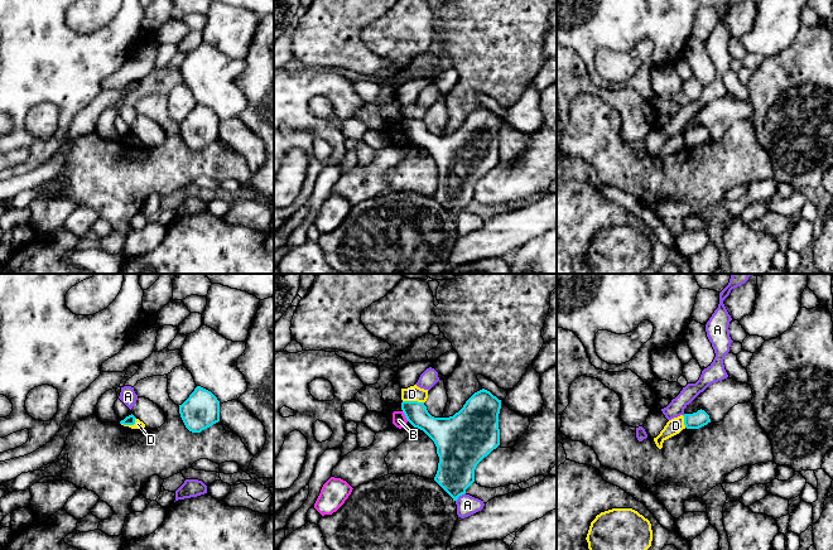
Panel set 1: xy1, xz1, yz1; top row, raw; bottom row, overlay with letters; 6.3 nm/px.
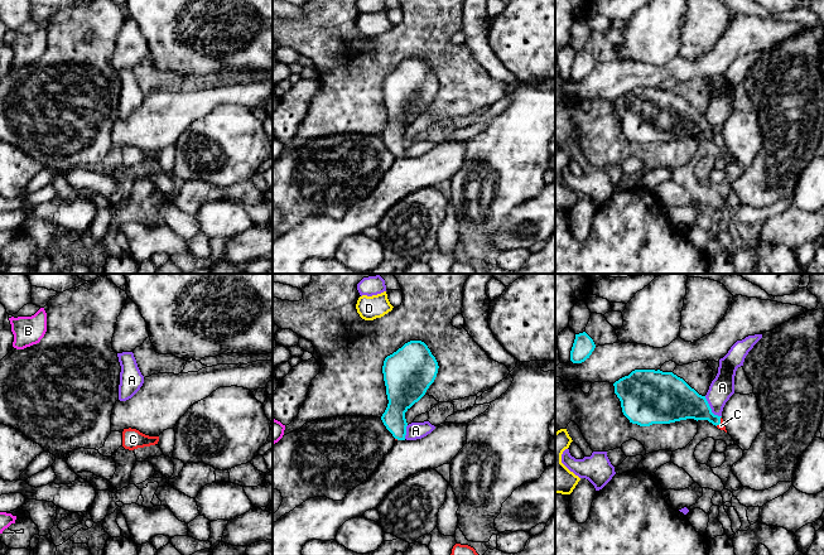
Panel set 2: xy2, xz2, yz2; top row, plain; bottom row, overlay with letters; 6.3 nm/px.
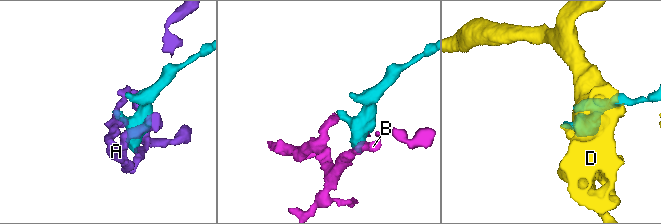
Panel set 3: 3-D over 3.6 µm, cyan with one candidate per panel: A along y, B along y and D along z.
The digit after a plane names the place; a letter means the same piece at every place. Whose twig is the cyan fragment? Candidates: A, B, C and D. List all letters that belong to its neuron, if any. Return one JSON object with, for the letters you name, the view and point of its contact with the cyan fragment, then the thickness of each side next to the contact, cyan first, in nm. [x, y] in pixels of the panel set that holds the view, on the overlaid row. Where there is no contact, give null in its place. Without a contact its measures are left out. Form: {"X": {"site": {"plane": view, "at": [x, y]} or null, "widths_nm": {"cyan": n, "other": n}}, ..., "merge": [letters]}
{"C": {"site": {"plane": "yz2", "at": [719, 421]}, "widths_nm": {"cyan": 200, "other": 40}}, "merge": ["C"]}

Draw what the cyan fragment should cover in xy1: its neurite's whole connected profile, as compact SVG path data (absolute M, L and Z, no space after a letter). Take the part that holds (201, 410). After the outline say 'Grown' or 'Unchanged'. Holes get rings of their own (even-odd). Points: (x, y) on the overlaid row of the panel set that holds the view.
M197 386L179 405L179 414L189 431L201 433L220 421L220 401L211 391Z. Unchanged

